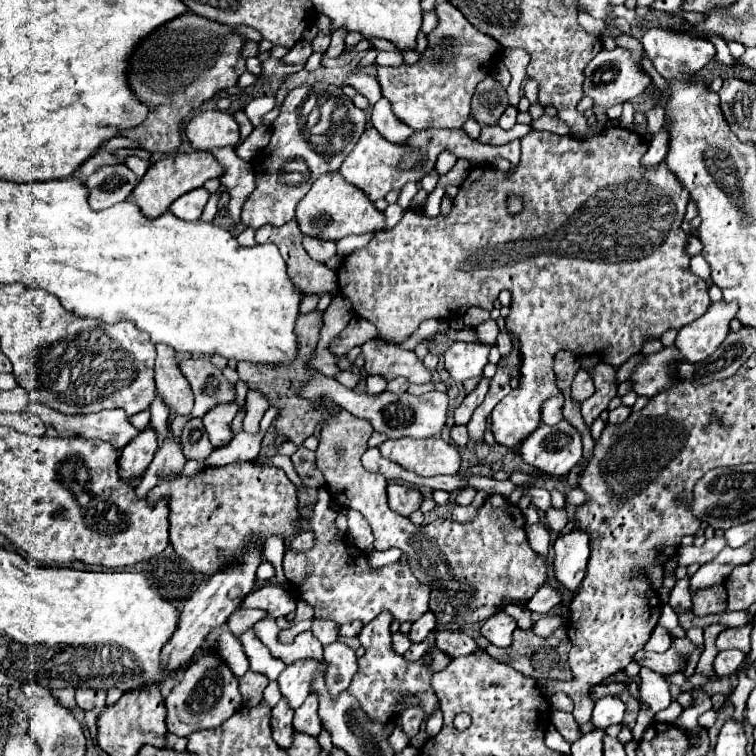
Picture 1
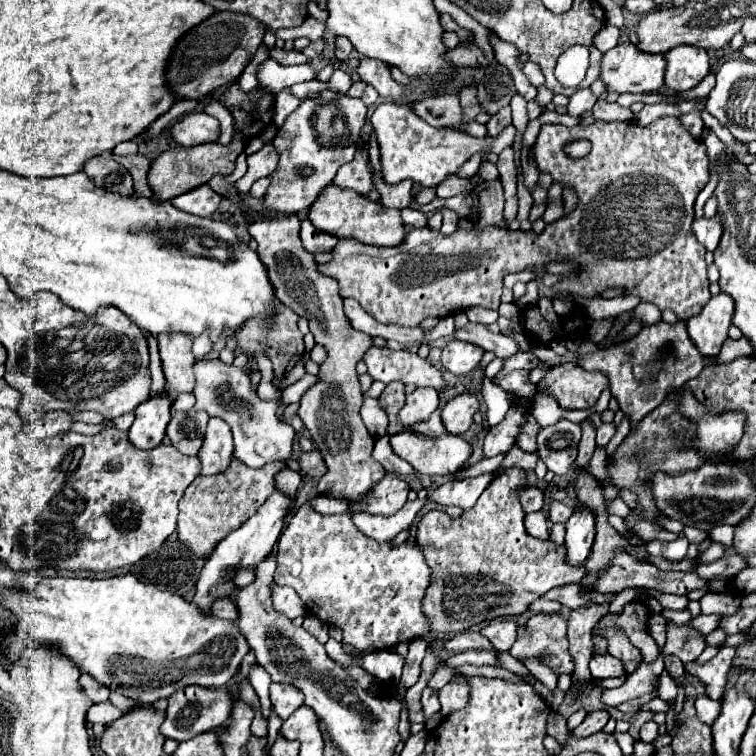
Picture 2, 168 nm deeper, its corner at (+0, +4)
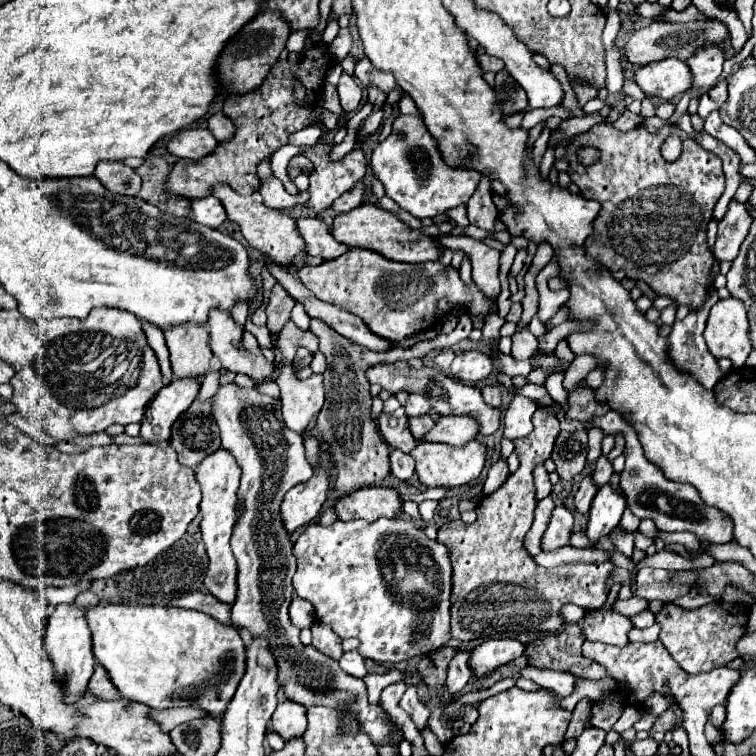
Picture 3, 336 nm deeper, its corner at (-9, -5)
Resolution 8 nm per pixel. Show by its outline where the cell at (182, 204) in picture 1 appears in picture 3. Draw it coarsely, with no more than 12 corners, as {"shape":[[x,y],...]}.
{"shape":[[214,196],[190,202],[190,216],[210,228],[226,220]]}

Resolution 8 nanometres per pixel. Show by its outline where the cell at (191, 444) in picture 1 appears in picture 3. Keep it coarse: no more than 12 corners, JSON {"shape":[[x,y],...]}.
{"shape":[[208,402],[174,422],[170,446],[196,468],[220,448]]}

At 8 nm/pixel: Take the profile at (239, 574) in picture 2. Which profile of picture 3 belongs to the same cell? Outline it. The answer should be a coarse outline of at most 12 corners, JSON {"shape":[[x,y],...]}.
{"shape":[[224,448],[196,466],[204,586],[220,602],[238,592],[230,536],[240,480]]}

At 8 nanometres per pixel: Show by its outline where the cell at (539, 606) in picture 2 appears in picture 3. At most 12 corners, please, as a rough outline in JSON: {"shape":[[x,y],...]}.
{"shape":[[574,604],[562,606],[562,620],[566,624],[580,622],[584,610]]}

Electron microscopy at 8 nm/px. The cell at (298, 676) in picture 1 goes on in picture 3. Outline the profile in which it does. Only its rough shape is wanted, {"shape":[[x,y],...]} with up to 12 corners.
{"shape":[[280,702],[272,730],[284,740],[306,730],[306,706]]}

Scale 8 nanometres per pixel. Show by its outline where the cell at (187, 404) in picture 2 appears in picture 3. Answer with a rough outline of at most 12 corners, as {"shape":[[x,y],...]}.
{"shape":[[208,372],[200,382],[198,400],[210,400],[218,388],[218,372]]}

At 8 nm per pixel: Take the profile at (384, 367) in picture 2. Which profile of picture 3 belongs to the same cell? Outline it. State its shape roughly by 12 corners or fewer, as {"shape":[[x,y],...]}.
{"shape":[[376,364],[370,384],[418,392],[440,416],[470,414],[482,434],[500,428],[500,408],[480,388],[438,368]]}

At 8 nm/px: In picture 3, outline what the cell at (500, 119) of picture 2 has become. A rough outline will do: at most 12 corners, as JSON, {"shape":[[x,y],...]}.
{"shape":[[482,178],[468,200],[468,220],[494,232],[496,206]]}

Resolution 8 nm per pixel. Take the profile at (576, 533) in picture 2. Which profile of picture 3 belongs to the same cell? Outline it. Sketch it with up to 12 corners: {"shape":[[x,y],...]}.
{"shape":[[598,488],[586,524],[596,544],[618,526],[624,496]]}

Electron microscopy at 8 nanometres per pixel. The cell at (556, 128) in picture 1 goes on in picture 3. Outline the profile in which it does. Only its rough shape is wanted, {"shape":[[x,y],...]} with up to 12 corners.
{"shape":[[398,116],[370,166],[416,218],[464,204],[482,174],[450,166],[422,116]]}

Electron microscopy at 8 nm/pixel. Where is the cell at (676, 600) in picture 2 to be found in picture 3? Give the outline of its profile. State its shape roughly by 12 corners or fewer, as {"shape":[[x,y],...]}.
{"shape":[[640,596],[618,600],[612,604],[614,612],[624,616],[648,610],[648,602]]}

